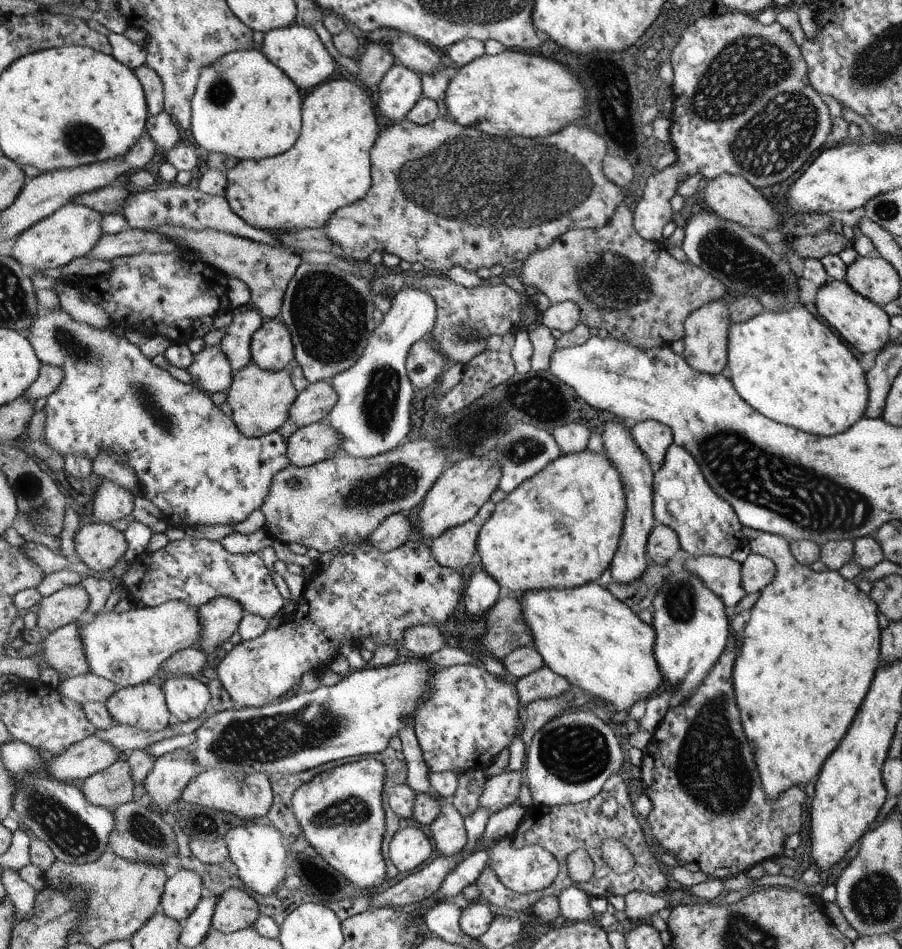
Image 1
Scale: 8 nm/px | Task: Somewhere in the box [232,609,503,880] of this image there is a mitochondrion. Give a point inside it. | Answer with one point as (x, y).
(352, 811)

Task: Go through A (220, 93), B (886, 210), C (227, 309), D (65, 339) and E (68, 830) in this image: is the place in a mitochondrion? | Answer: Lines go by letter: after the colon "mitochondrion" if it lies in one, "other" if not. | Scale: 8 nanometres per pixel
A: mitochondrion
B: mitochondrion
C: other
D: mitochondrion
E: mitochondrion

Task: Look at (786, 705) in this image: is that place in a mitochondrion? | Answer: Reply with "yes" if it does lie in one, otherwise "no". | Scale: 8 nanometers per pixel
no

